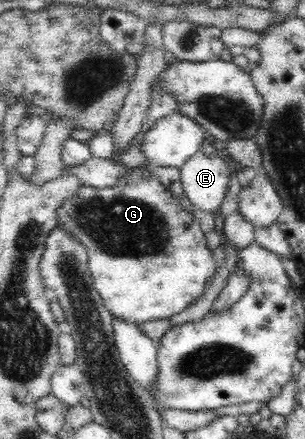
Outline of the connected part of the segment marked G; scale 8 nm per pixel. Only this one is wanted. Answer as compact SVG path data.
M130 168L130 174L132 174L130 175L130 179L126 179L126 181L122 179L114 187L96 189L90 186L84 186L82 189L79 189L79 192L75 196L63 201L63 204L57 211L57 225L62 225L62 228L66 228L70 234L74 234L76 240L86 246L89 270L95 283L94 287L100 294L103 304L110 310L113 317L127 319L132 323L143 324L150 320L169 319L170 316L184 311L190 304L193 304L204 293L204 290L210 283L212 283L217 265L212 252L208 249L205 234L199 220L194 215L182 209L182 206L178 204L178 200L174 200L170 191L148 170Z

